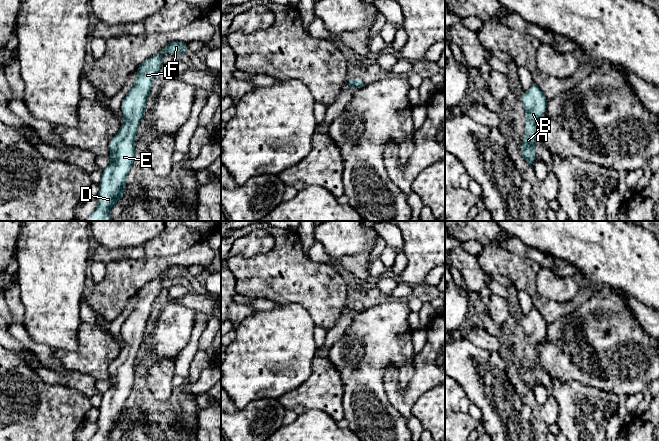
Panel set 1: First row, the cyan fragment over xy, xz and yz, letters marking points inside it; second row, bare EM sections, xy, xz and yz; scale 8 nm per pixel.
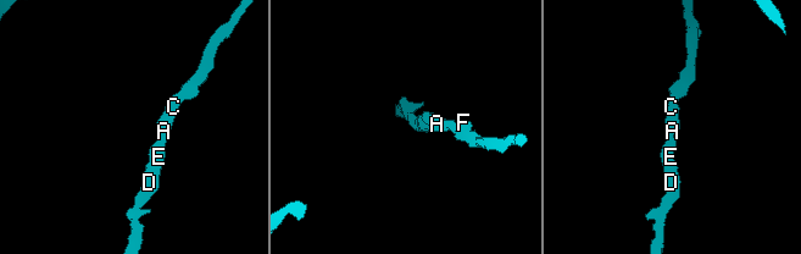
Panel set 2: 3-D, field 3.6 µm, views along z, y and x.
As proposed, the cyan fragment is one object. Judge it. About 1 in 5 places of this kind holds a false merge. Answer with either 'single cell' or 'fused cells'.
single cell

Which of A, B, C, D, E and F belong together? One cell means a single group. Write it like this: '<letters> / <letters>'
A B C D E F

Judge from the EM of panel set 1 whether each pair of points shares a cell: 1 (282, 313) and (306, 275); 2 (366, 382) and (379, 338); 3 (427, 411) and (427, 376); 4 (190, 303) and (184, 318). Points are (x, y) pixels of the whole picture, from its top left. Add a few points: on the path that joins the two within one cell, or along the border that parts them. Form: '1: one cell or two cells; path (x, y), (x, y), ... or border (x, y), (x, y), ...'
1: two cells; border (275, 303), (298, 303), (309, 314)
2: one cell; path (366, 371), (366, 351), (368, 349)
3: two cells; border (434, 386), (428, 389), (411, 408)
4: two cells; border (171, 300), (178, 301), (195, 312)

